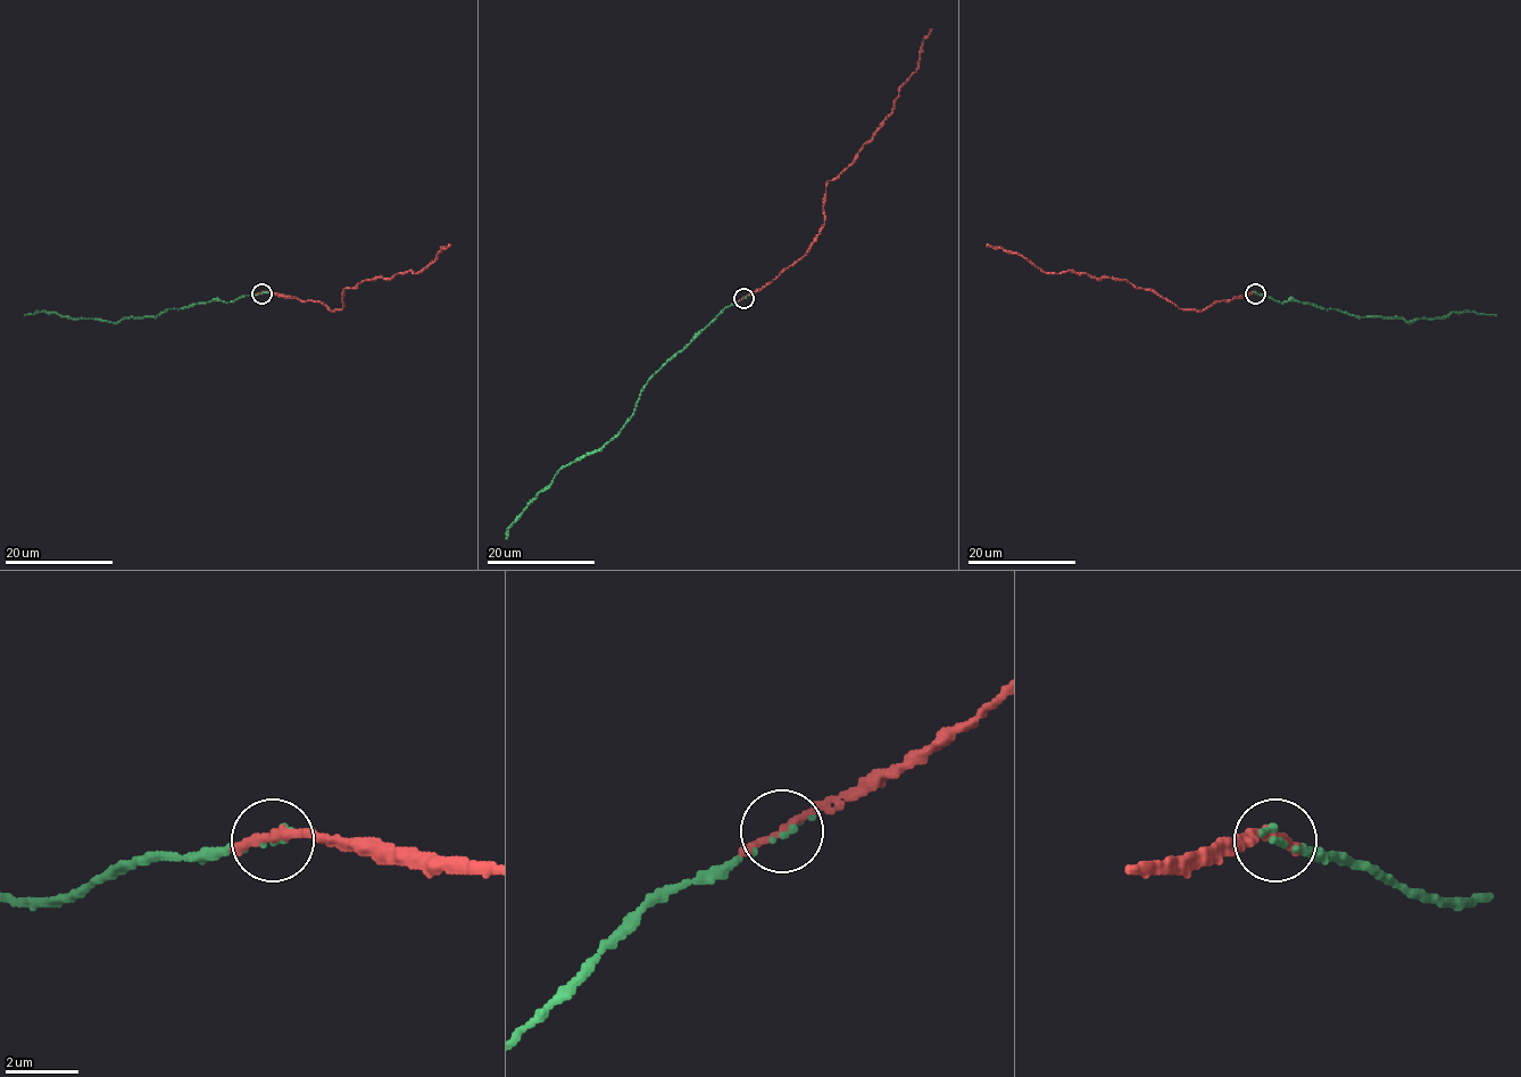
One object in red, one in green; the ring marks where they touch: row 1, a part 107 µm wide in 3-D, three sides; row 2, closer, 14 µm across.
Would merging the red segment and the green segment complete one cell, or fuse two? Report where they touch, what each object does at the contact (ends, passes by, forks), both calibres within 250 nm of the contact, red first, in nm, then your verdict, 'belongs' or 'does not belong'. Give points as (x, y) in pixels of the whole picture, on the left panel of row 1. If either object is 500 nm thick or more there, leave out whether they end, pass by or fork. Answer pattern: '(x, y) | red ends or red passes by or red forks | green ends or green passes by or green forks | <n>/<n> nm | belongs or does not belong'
(262, 293) | red passes by | green passes by | 240/110 nm | belongs

